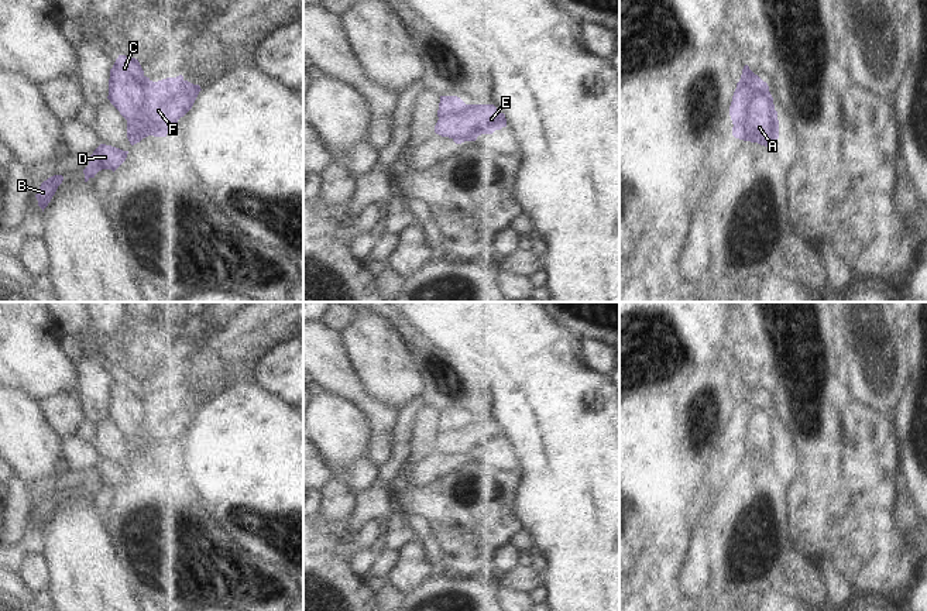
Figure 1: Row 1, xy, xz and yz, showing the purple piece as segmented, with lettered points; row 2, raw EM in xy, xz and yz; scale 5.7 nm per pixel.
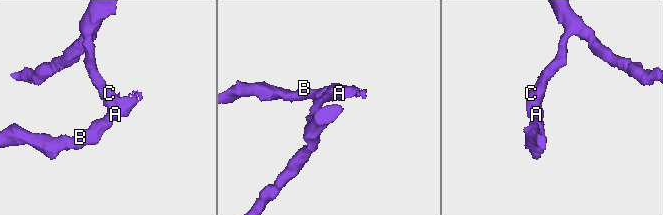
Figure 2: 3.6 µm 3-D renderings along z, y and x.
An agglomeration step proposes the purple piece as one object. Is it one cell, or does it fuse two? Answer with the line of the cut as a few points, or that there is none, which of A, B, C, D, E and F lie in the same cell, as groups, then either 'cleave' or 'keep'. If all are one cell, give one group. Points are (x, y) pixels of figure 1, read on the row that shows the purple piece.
cut xy (146, 76), (143, 85), (144, 109), (127, 120); groups A B D E F / C; cleave

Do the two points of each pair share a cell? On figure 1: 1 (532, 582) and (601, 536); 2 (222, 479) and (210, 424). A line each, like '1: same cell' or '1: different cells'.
1: different cells
2: same cell

